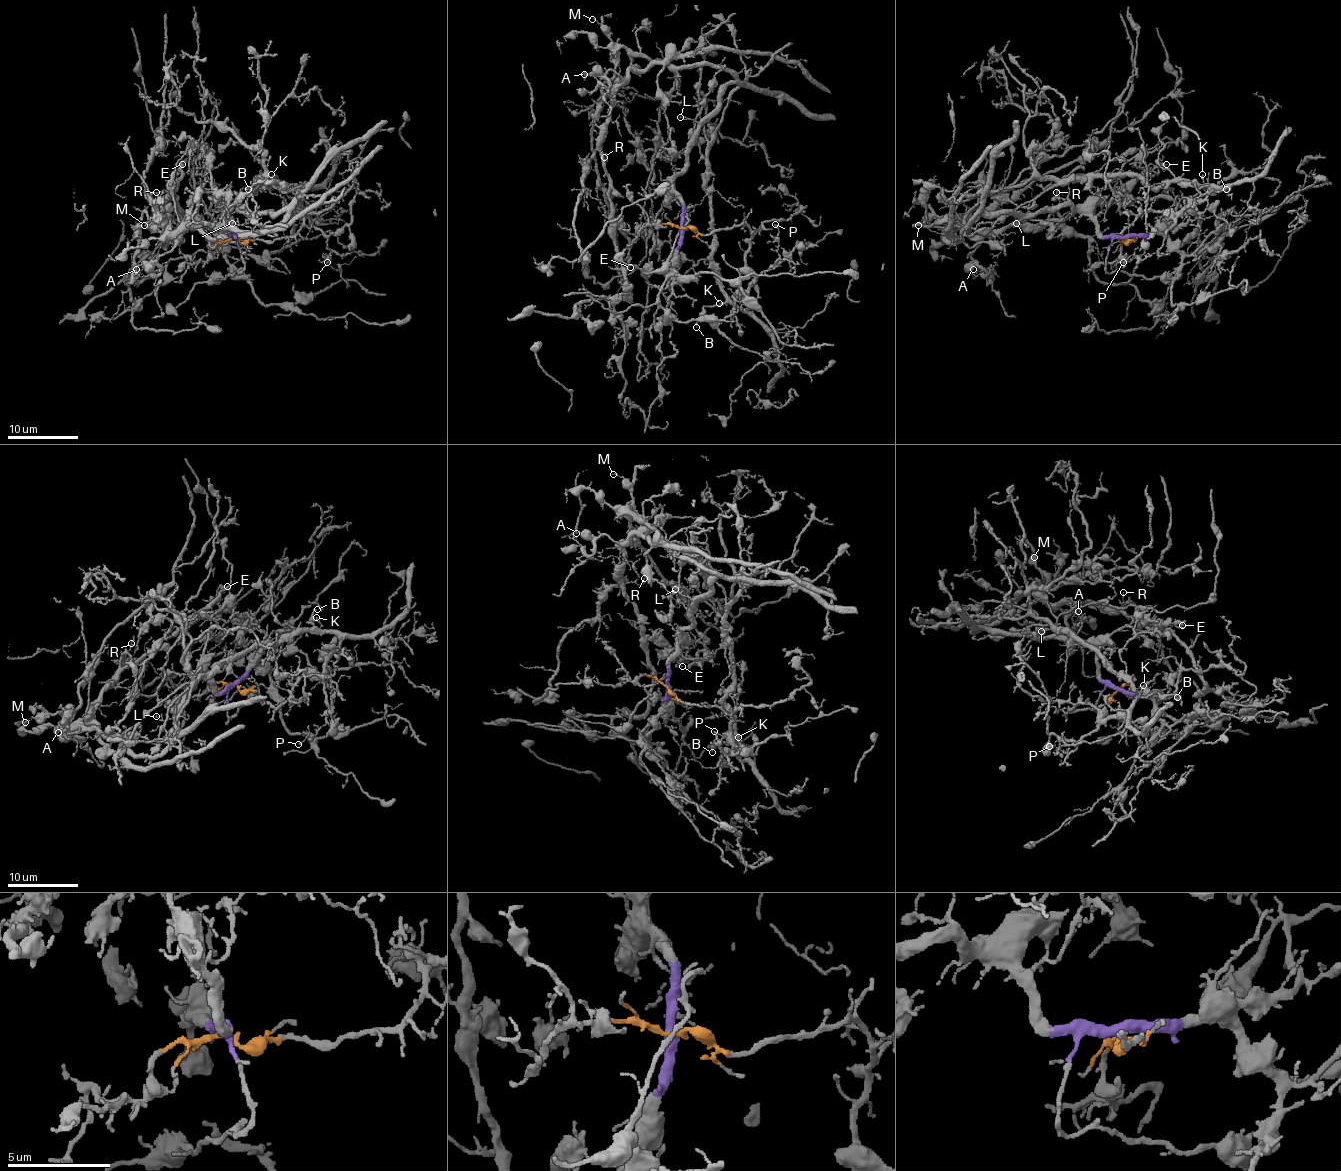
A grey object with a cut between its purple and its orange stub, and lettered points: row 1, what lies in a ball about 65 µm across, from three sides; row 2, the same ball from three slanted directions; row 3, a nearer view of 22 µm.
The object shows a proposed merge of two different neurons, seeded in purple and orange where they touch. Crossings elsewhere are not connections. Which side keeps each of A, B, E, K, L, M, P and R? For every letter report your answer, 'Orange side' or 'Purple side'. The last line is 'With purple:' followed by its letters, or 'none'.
A: Purple side
B: Orange side
E: Purple side
K: Orange side
L: Purple side
M: Purple side
P: Orange side
R: Purple side
With purple: A, E, L, M, R

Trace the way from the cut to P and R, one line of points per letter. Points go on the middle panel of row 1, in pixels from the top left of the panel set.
P: (682, 227), (712, 234), (746, 223), (751, 232), (746, 264), (756, 273), (778, 257), (779, 231), (774, 223)
R: (682, 227), (673, 179), (699, 122), (731, 80), (728, 71), (634, 56), (612, 94), (604, 158)

